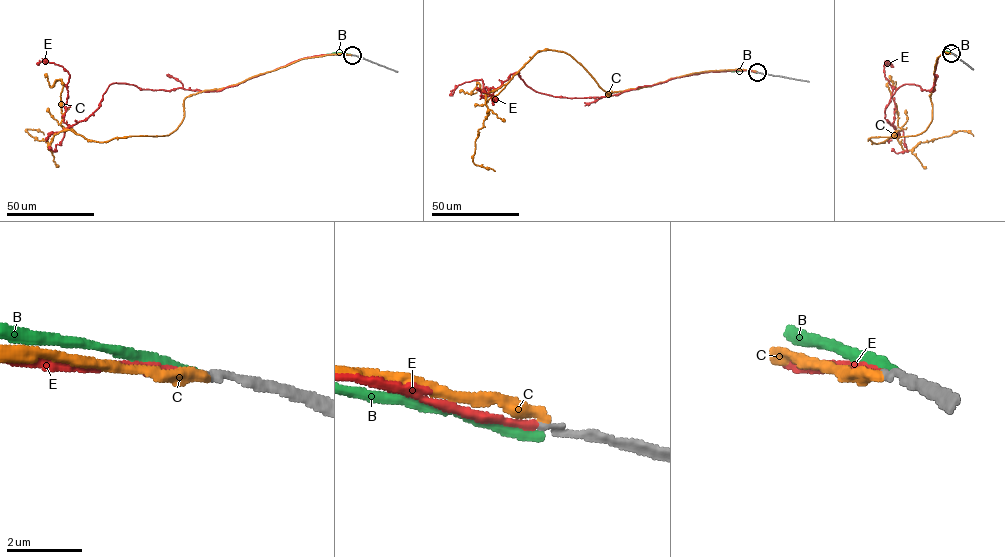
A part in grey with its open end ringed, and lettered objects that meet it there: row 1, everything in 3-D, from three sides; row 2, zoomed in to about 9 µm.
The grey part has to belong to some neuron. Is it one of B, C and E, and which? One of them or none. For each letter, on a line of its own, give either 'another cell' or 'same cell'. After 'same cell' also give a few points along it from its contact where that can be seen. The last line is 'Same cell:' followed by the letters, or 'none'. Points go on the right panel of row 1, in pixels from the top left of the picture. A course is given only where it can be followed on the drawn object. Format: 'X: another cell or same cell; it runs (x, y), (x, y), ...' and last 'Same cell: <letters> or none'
B: another cell
C: another cell
E: same cell; it runs (951, 53), (938, 56), (933, 91), (905, 84), (891, 96), (884, 113), (894, 127), (883, 70), (889, 62)
Same cell: E

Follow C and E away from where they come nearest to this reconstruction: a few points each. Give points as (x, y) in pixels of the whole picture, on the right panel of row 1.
C: (951, 53), (936, 58), (926, 130), (868, 139), (884, 142), (895, 132), (912, 150), (959, 131), (973, 136)
E: (951, 53), (938, 56), (933, 91), (905, 84), (891, 96), (884, 113), (894, 127), (883, 70), (889, 62)

